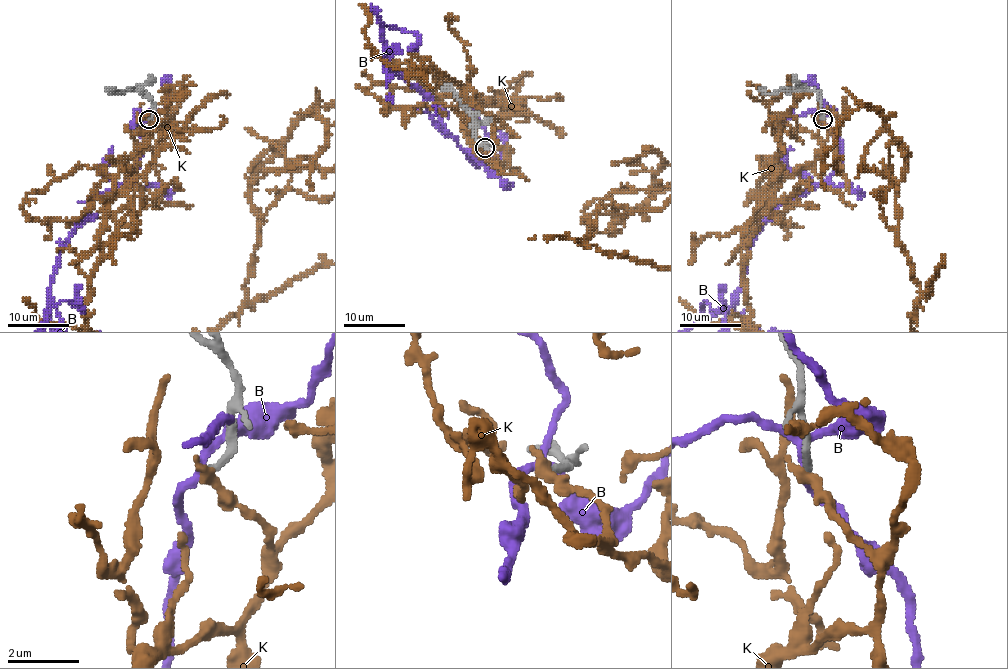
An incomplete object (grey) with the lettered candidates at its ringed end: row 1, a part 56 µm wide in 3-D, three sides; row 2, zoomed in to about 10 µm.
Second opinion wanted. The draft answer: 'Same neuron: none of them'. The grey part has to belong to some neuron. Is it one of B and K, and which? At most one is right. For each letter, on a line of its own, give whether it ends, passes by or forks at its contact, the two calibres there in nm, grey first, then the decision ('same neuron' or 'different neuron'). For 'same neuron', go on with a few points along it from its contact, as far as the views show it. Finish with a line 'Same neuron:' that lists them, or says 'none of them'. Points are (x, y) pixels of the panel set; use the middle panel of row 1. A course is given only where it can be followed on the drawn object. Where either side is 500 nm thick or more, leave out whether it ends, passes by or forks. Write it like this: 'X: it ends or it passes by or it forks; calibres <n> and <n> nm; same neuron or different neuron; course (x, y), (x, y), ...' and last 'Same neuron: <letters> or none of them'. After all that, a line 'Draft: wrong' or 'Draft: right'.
B: it forks; calibres 200 and 200 nm; different neuron
K: it ends; calibres 200 and 360 nm; different neuron
Same neuron: none of them
Draft: right

